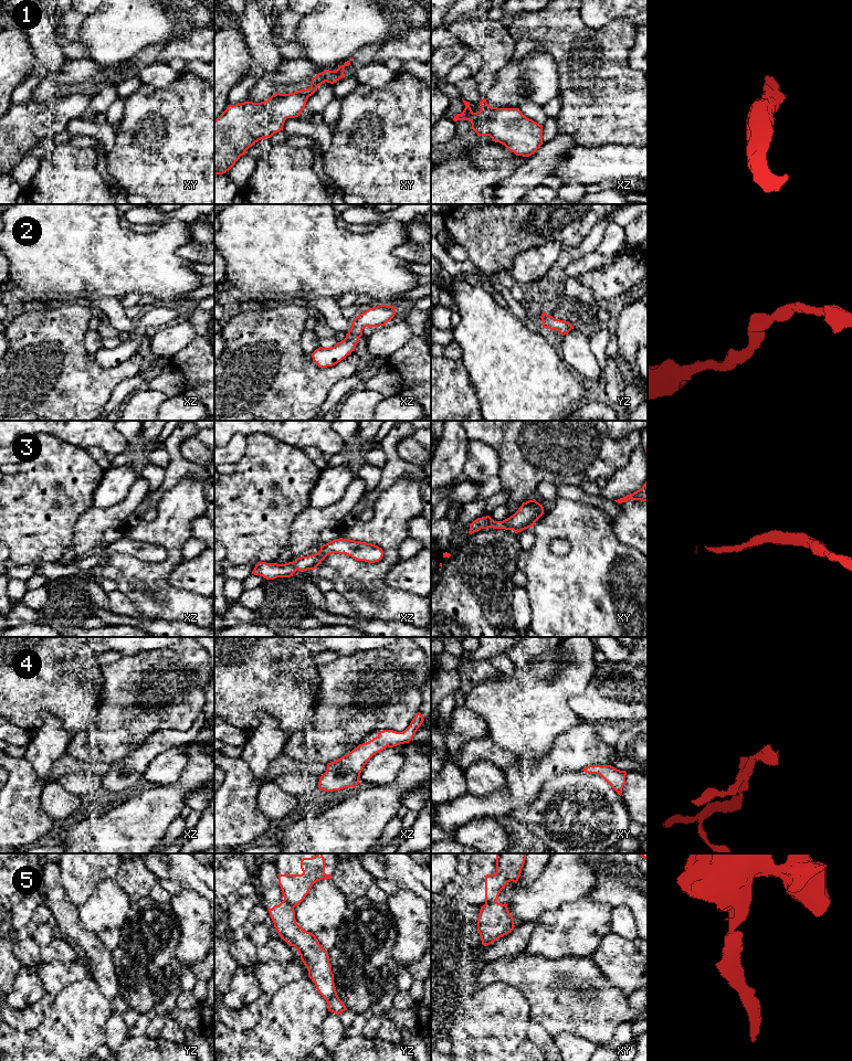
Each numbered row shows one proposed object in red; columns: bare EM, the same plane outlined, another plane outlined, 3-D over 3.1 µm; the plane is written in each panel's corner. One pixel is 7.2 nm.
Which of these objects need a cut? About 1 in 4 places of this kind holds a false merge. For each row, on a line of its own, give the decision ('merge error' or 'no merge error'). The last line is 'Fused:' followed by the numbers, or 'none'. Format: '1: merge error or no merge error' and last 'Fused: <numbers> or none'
1: no merge error
2: no merge error
3: no merge error
4: no merge error
5: merge error
Fused: 5

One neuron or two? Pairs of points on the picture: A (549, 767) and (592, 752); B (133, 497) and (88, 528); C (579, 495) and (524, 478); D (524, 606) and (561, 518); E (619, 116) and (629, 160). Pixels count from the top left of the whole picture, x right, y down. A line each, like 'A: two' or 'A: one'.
A: one
B: one
C: two
D: two
E: two

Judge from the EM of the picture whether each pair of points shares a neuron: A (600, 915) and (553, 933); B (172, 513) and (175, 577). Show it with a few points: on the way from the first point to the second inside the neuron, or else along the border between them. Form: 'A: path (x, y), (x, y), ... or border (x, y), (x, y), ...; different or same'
A: path (588, 921), (575, 930), (565, 930); same
B: border (181, 561), (168, 583), (189, 591); different

